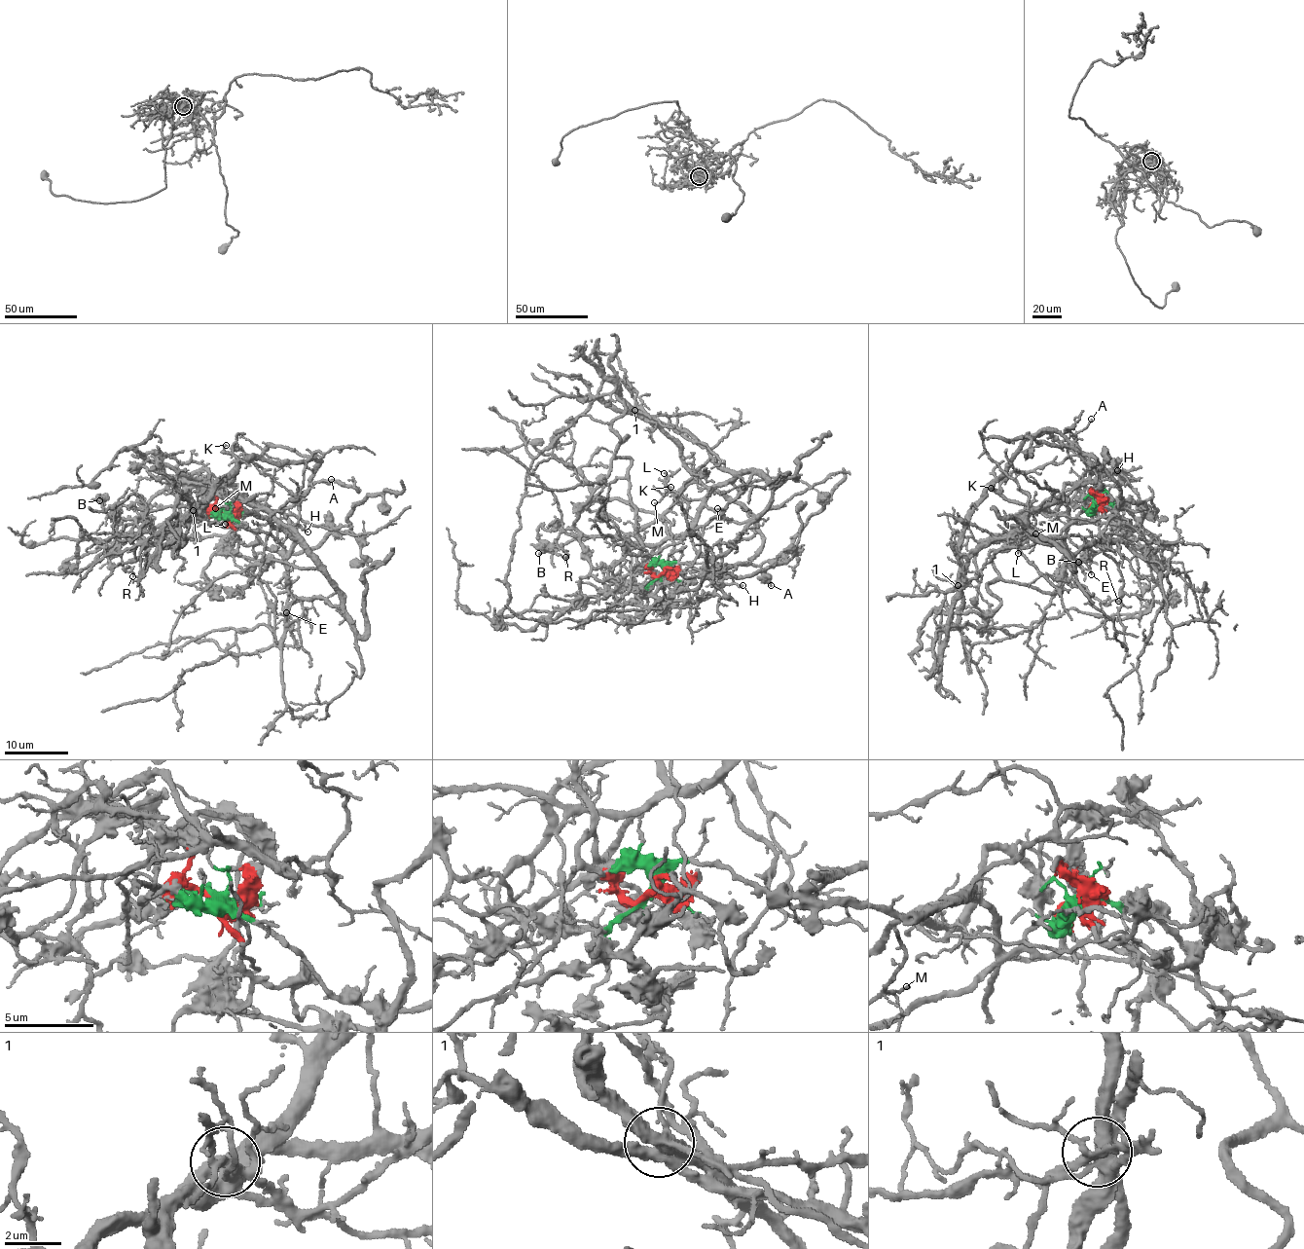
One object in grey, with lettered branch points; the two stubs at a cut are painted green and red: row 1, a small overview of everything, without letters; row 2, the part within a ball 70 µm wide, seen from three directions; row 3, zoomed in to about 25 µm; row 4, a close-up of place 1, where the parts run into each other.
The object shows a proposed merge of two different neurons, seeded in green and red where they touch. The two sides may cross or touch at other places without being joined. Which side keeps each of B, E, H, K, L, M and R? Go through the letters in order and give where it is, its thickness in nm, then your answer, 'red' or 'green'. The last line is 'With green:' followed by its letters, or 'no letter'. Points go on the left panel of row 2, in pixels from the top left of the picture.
B: place (99, 500); calibre 360 nm; red
E: place (286, 612); calibre 120 nm; green
H: place (307, 532); calibre 150 nm; green
K: place (226, 445); calibre 90 nm; red
L: place (225, 524); calibre 90 nm; green
M: place (215, 508); calibre 110 nm; green
R: place (132, 576); calibre 130 nm; green
With green: E, H, L, M, R

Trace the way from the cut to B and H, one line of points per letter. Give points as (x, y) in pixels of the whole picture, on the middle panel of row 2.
B: (662, 574), (651, 575), (637, 560), (626, 457), (610, 459), (608, 476), (569, 529), (540, 526), (539, 554)
H: (662, 574), (648, 584), (633, 584), (630, 550), (687, 533), (706, 560), (706, 576), (743, 585)

